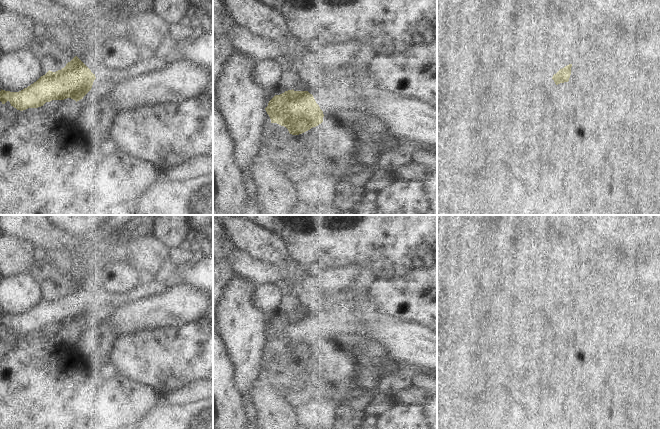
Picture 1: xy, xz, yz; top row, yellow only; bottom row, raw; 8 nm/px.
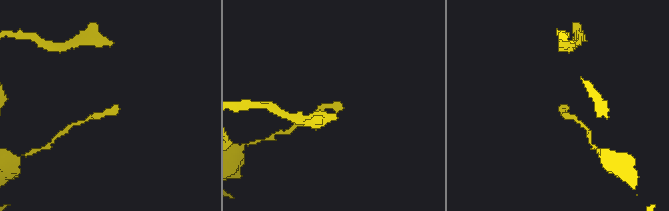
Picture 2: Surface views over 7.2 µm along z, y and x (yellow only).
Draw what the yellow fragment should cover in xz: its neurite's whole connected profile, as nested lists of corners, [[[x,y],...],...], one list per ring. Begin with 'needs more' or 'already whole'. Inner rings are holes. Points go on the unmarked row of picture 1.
needs more; [[[437,263],[431,268],[413,268],[408,274],[397,279],[378,279],[368,293],[366,298],[360,298],[356,304],[344,301],[322,312],[319,328],[308,315],[292,313],[275,319],[265,332],[271,347],[286,351],[292,359],[299,359],[321,348],[325,339],[337,341],[343,336],[360,335],[366,330],[366,322],[361,312],[366,306],[374,306],[380,314],[403,321],[414,321],[437,331]]]

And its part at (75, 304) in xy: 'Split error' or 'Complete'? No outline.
Split error

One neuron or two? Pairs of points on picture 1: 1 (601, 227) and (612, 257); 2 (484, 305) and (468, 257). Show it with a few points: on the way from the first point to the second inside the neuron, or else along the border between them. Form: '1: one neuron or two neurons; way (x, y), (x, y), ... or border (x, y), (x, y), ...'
1: one neuron; way (614, 235), (622, 243), (629, 255), (625, 259)
2: one neuron; way (475, 293), (468, 286), (468, 269)

